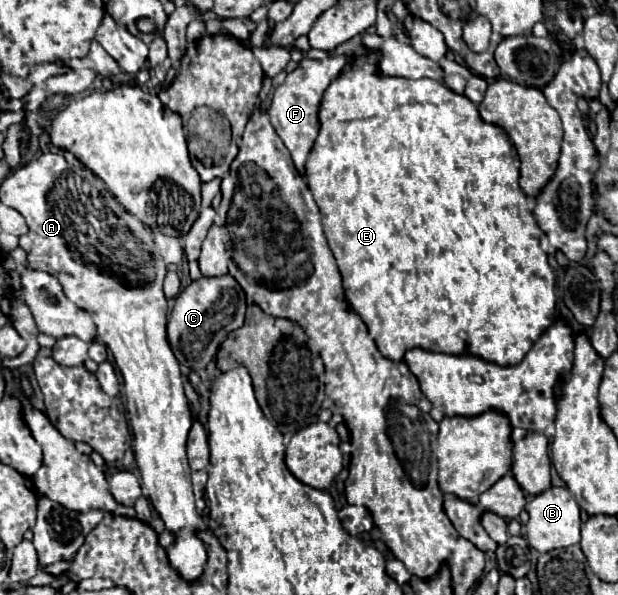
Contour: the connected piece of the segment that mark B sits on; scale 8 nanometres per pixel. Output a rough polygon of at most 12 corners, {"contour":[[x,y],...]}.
{"contour":[[549,487],[527,505],[527,543],[537,553],[579,543],[571,493]]}

